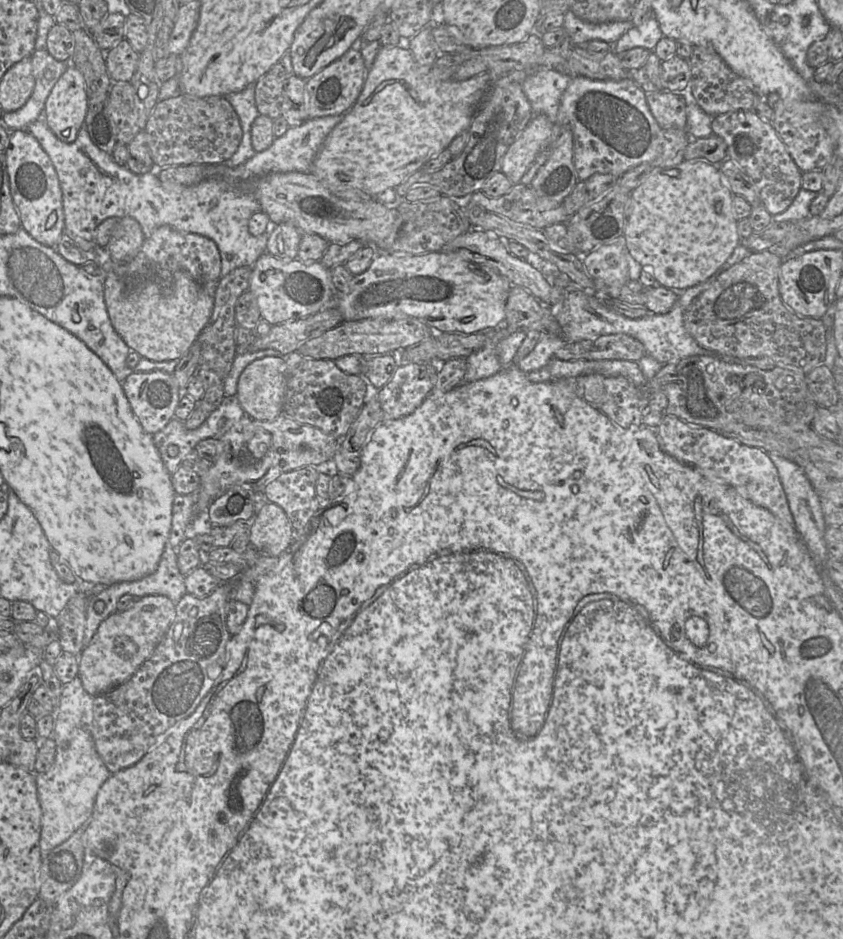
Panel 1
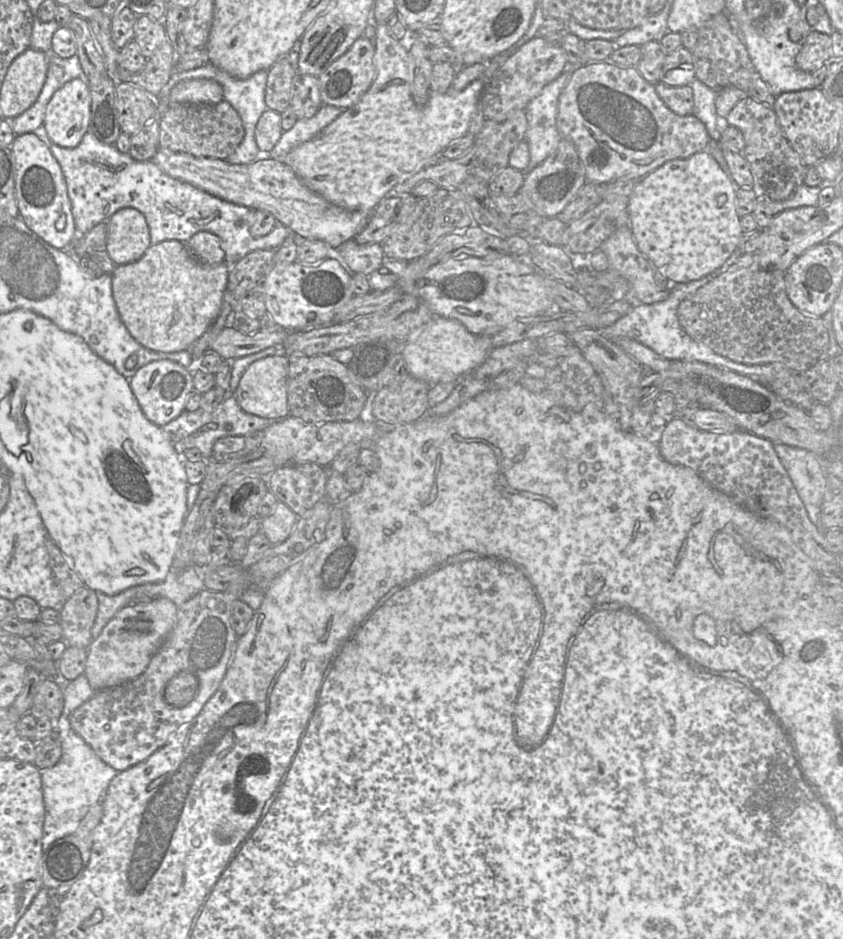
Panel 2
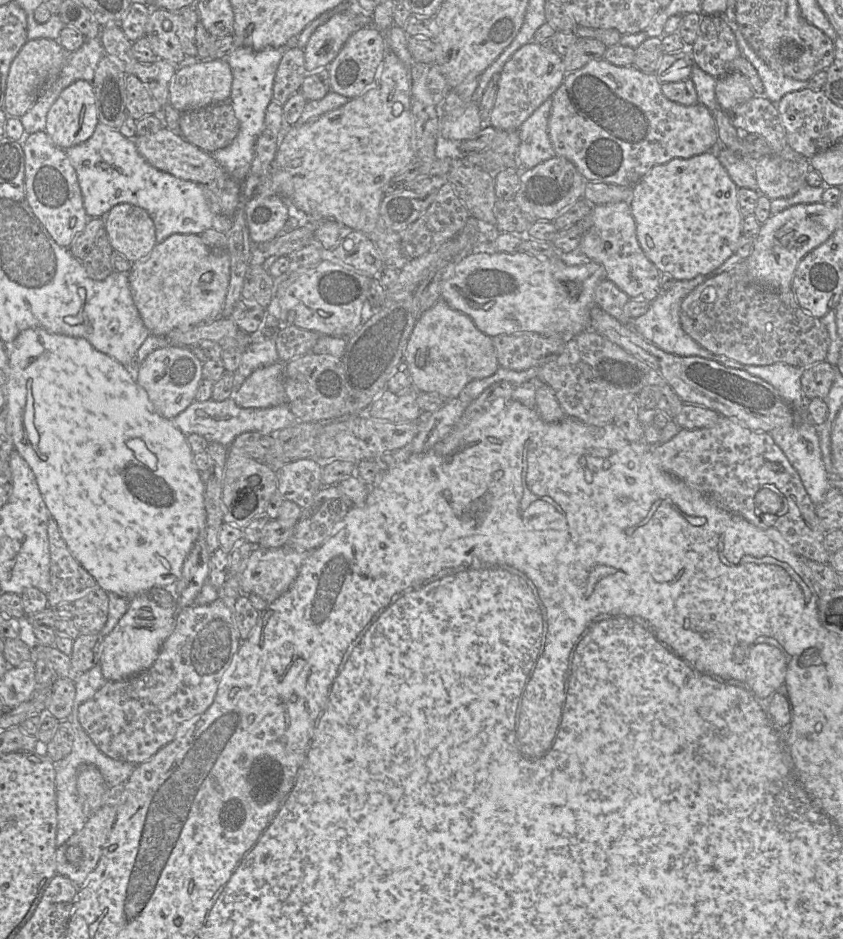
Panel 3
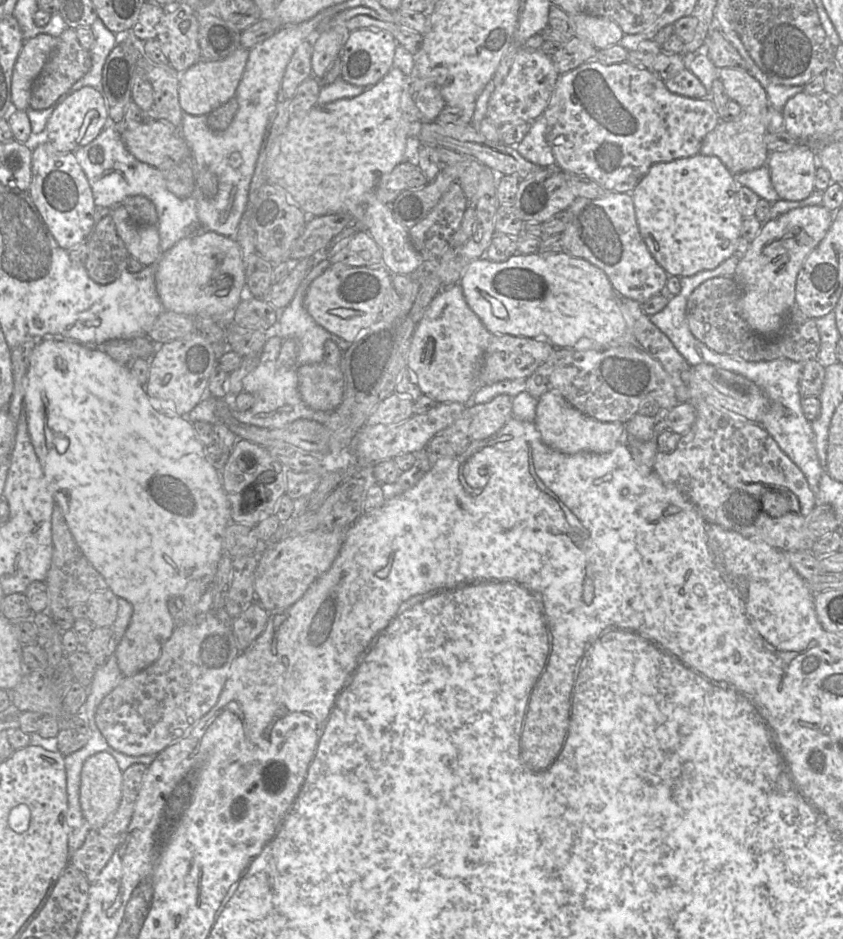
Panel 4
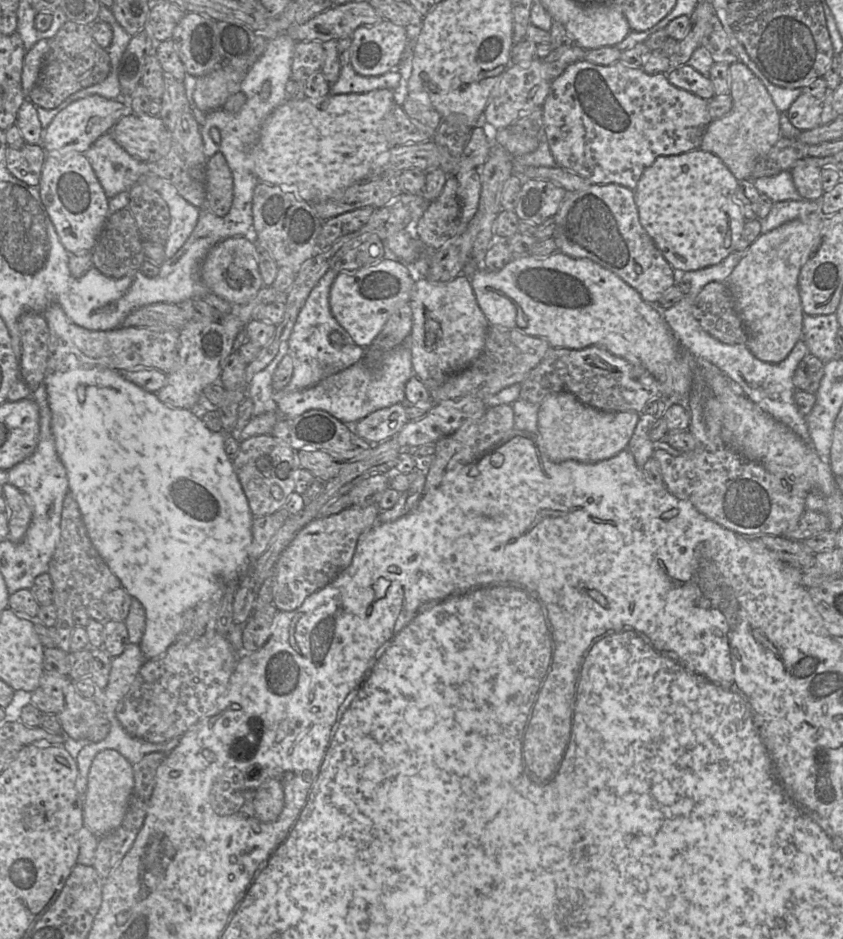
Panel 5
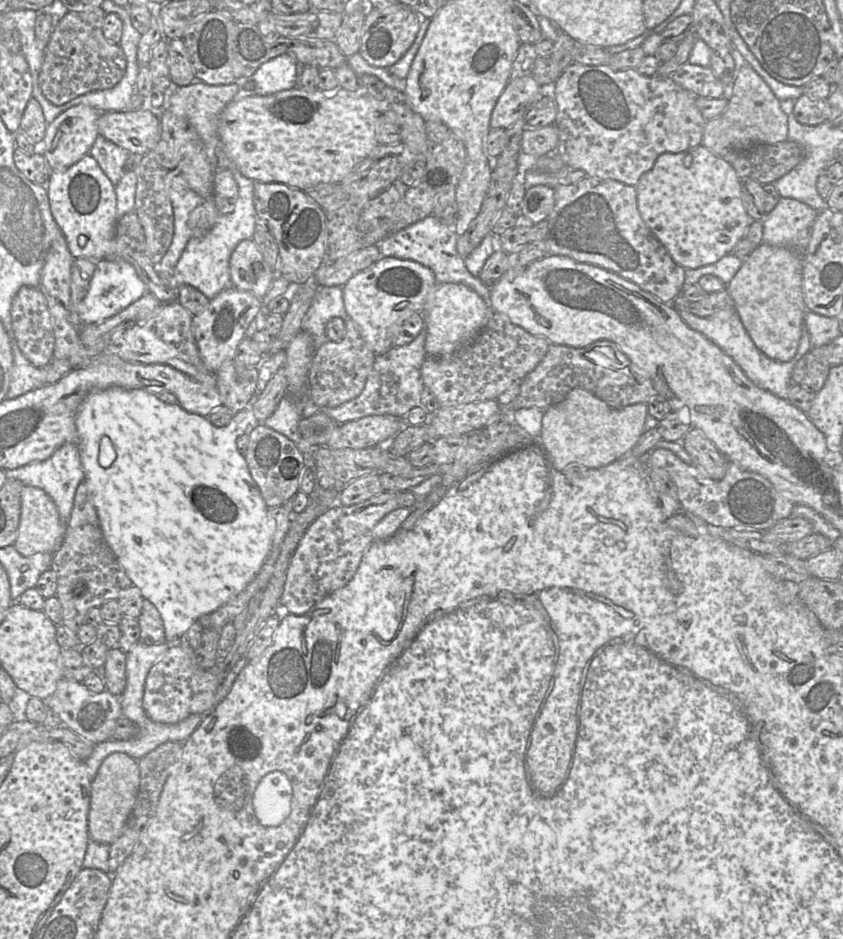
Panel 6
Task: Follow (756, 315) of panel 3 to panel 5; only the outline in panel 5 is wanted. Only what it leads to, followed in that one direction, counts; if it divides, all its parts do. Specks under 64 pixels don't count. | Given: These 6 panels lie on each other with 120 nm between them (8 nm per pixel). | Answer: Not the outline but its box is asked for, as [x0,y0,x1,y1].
[691,282,746,344]

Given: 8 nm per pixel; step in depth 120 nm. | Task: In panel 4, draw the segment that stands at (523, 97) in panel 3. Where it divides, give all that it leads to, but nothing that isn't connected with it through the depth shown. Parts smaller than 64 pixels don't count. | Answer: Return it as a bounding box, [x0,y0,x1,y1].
[487,49,560,126]

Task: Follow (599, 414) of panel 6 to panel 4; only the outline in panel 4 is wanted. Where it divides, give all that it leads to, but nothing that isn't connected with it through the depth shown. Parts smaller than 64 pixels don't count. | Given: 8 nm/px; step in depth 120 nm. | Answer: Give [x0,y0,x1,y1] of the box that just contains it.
[535,391,625,454]

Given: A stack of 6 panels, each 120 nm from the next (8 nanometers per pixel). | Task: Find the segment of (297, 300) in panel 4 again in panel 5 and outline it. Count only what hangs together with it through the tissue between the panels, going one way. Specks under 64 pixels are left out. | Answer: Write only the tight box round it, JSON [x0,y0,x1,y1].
[285,268,365,390]

